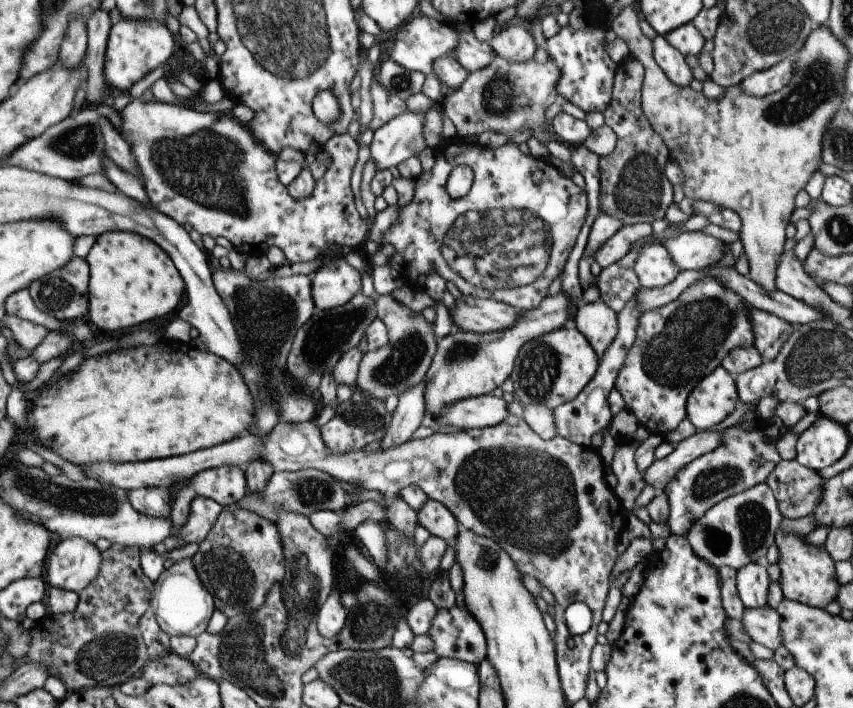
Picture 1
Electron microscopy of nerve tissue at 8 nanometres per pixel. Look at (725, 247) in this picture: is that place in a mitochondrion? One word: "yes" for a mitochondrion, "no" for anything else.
no

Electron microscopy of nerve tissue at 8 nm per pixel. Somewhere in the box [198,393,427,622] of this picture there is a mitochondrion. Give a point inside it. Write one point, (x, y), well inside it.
(307, 491)

